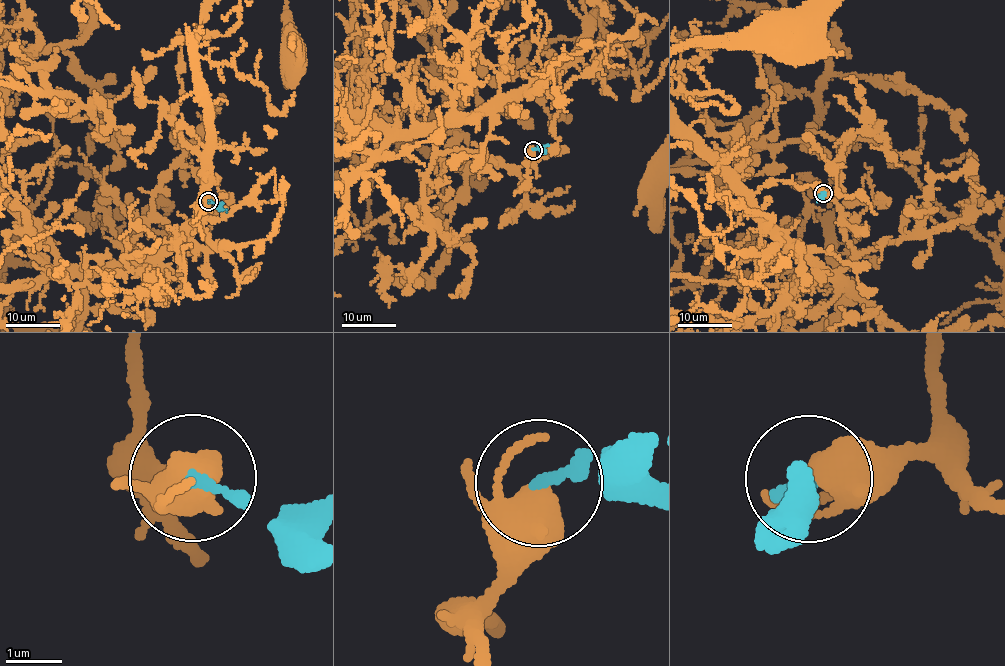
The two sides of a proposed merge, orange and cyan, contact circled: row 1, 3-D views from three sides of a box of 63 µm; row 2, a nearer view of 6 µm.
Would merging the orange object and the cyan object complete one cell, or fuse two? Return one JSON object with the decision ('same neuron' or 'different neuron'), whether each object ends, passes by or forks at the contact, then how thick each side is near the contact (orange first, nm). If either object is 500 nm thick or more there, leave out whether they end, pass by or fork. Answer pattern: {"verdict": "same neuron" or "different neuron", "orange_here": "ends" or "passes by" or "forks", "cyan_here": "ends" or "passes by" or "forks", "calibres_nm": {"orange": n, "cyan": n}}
{"verdict": "different neuron", "orange_here": "forks", "cyan_here": "ends", "calibres_nm": {"orange": 400, "cyan": 170}}

